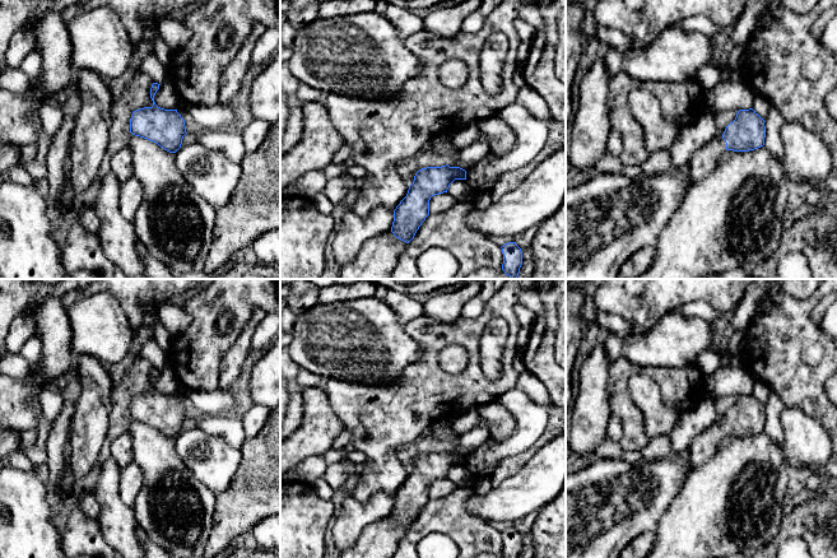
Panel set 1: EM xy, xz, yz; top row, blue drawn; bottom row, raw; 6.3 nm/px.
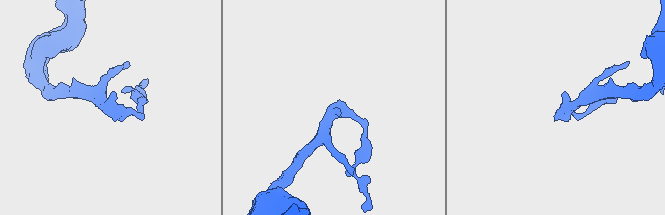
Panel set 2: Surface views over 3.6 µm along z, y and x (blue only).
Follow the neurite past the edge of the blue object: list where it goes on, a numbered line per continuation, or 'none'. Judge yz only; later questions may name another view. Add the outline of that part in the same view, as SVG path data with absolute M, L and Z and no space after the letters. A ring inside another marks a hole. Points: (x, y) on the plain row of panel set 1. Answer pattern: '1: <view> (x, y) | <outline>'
1: yz (703, 446) | M722 422L713 423L708 429L692 440L688 447L688 460L692 468L708 461L717 451L720 441L726 436Z

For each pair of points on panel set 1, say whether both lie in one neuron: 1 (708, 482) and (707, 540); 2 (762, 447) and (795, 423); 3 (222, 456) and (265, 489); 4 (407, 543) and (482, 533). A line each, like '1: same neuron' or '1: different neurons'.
1: same neuron
2: different neurons
3: different neurons
4: same neuron

